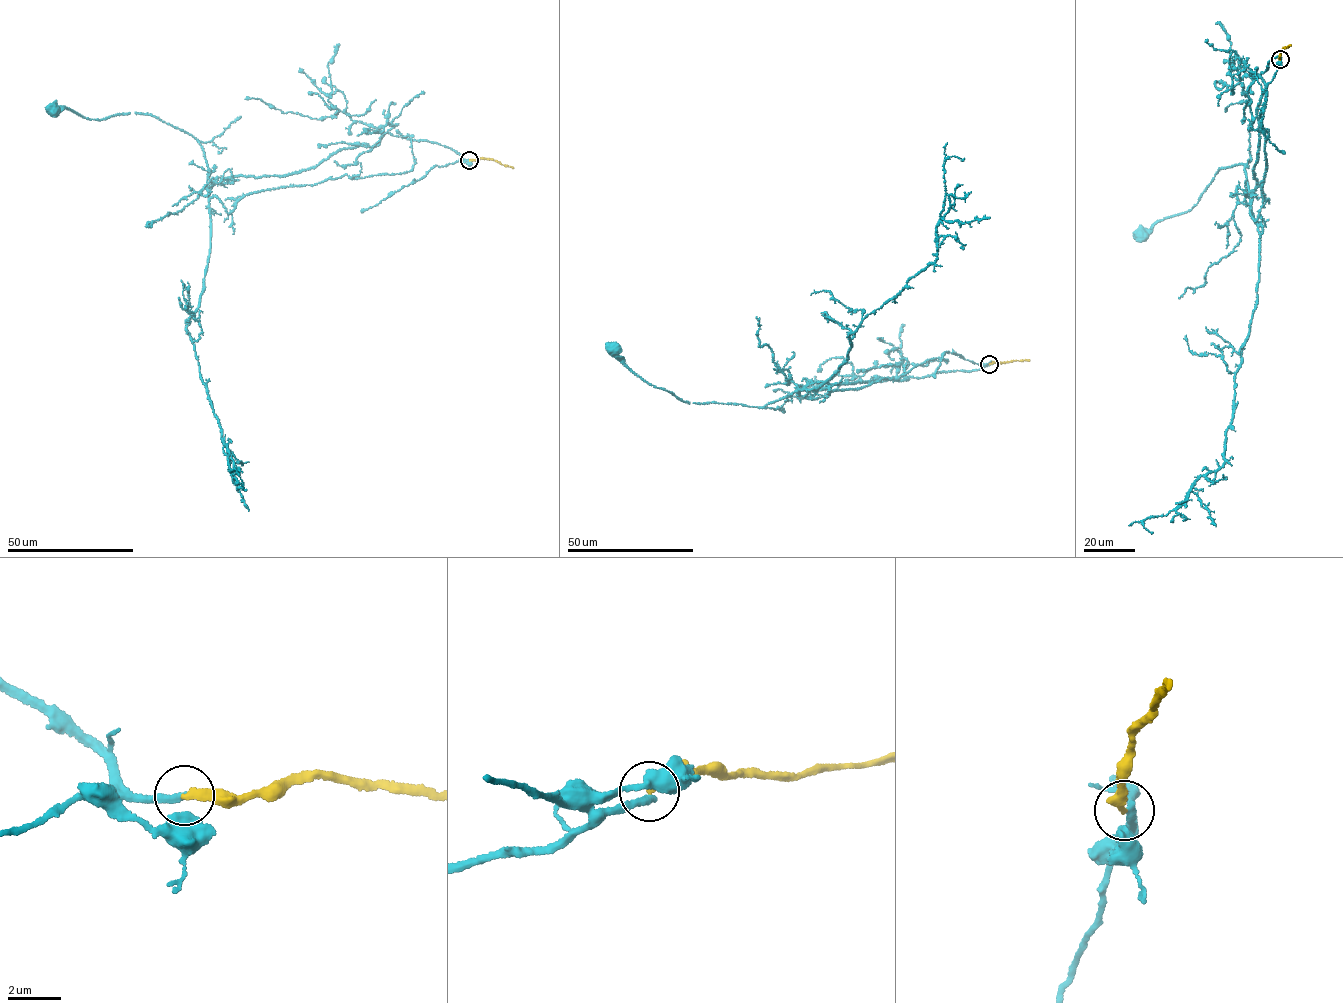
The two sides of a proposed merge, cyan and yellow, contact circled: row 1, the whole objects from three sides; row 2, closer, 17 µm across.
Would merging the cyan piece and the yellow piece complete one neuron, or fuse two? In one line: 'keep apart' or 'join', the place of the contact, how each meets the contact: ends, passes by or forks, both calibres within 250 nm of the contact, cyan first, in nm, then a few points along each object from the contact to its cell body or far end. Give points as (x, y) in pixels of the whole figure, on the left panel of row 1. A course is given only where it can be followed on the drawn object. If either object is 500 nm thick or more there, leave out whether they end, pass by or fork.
keep apart; place (469, 160); cyan ends; yellow ends; calibres 300 and 240 nm; course cyan (469, 160), (386, 133), (298, 172), (217, 177), (209, 189), (192, 136), (148, 115), (53, 110); course yellow (469, 160), (491, 159), (513, 168)

